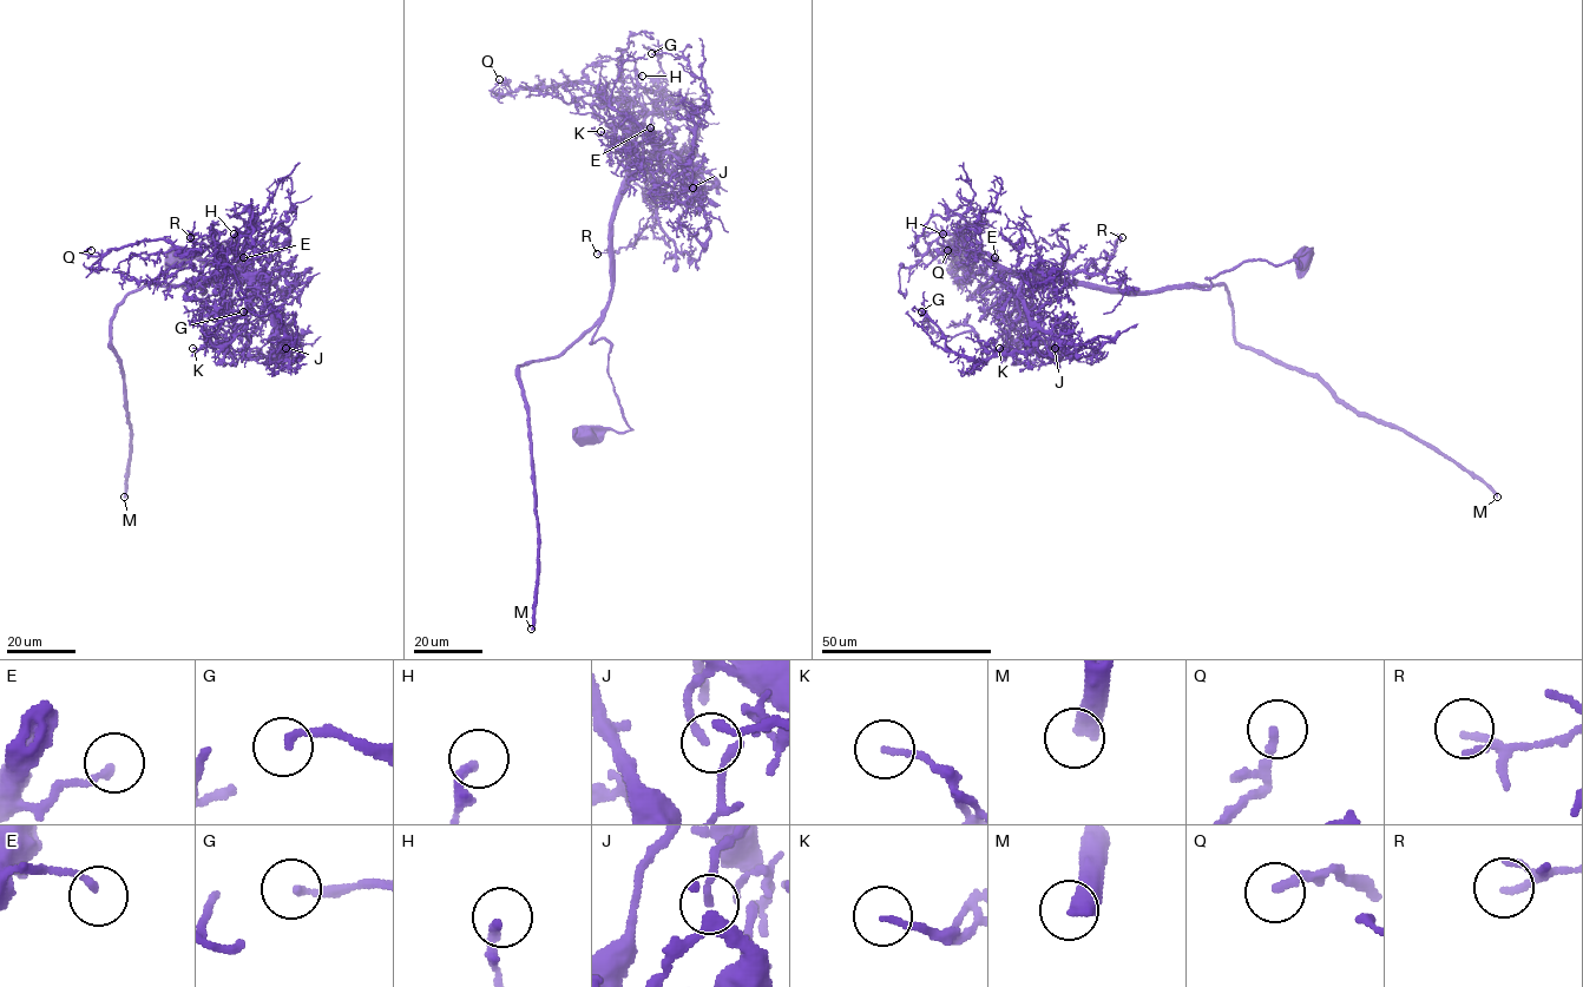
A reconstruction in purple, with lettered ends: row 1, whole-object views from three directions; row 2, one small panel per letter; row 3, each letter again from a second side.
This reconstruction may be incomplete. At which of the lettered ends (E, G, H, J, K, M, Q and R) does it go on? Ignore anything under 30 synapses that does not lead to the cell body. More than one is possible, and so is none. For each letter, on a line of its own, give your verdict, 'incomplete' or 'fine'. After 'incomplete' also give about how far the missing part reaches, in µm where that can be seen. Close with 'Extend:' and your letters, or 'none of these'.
E: fine
G: fine
H: fine
J: fine
K: fine
M: incomplete; about 350 µm are missing
Q: fine
R: fine
Extend: M

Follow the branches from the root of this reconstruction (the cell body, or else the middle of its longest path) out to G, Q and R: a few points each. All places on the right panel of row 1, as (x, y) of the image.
G: (1302, 257), (1245, 261), (1206, 289), (1031, 272), (1022, 302), (1036, 341), (976, 360), (921, 311)
Q: (1302, 257), (1245, 261), (1206, 289), (1117, 291), (997, 268), (954, 239), (964, 256), (947, 250)
R: (1302, 257), (1245, 261), (1206, 289), (1117, 291), (1038, 270), (1101, 270), (1122, 237)

